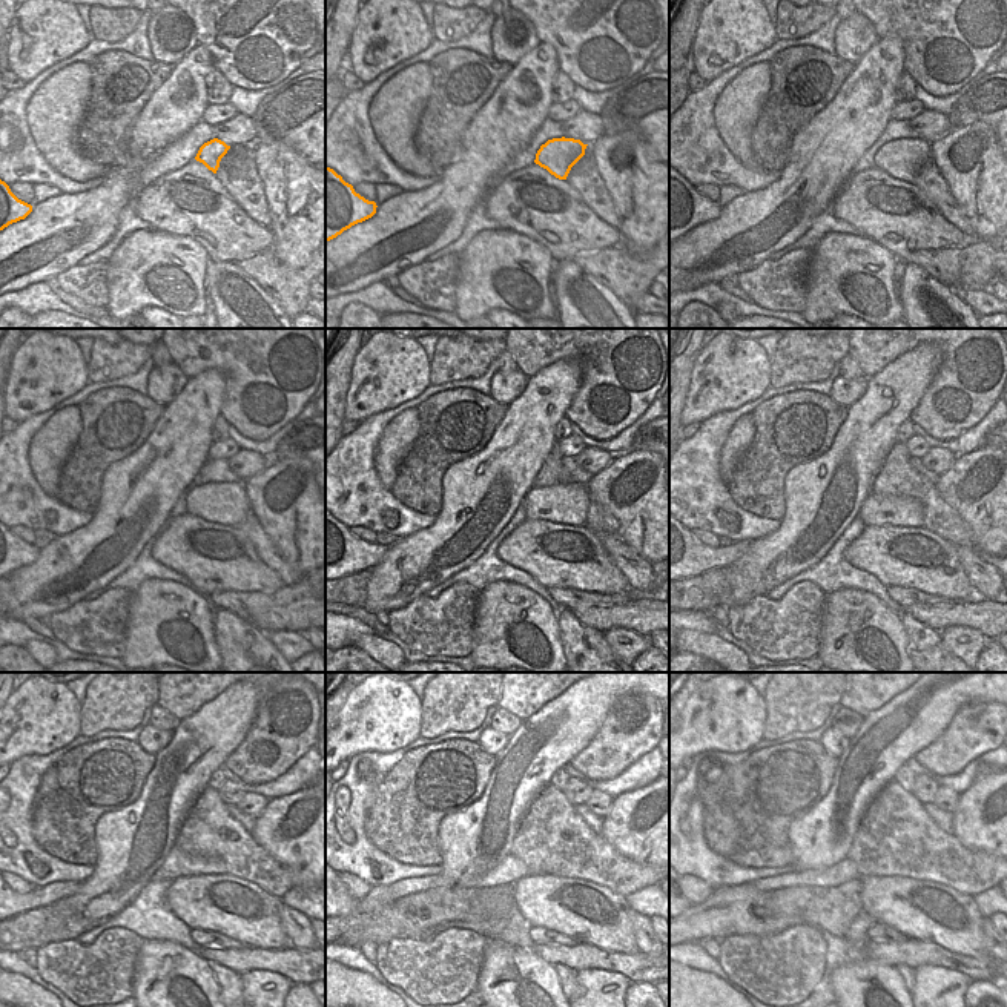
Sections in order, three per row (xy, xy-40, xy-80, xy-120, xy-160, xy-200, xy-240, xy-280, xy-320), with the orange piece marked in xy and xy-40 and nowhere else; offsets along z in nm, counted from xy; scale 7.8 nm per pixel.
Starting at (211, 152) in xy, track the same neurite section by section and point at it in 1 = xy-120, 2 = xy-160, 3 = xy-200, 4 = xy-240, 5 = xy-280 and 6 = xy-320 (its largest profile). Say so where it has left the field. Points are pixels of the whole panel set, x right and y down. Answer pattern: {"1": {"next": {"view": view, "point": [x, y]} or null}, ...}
{"1": {"next": {"view": "xy-120", "point": [218, 502]}}, "2": {"next": {"view": "xy-160", "point": [567, 504]}}, "3": {"next": {"view": "xy-200", "point": [877, 510]}}, "4": {"next": {"view": "xy-240", "point": [178, 863]}}, "5": {"next": {"view": "xy-280", "point": [511, 869]}}, "6": {"next": {"view": "xy-320", "point": [831, 877]}}}

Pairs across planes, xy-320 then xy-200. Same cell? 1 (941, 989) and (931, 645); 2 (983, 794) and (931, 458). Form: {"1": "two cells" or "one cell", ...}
{"1": "two cells", "2": "two cells"}

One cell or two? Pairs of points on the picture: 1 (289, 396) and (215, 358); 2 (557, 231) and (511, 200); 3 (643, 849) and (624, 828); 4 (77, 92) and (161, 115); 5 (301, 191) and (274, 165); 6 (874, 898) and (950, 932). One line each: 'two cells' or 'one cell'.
1: one cell
2: one cell
3: one cell
4: two cells
5: one cell
6: one cell

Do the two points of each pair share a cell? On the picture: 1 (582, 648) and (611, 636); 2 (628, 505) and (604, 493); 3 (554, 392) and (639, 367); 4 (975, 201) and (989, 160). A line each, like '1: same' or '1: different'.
1: different
2: same
3: different
4: same

